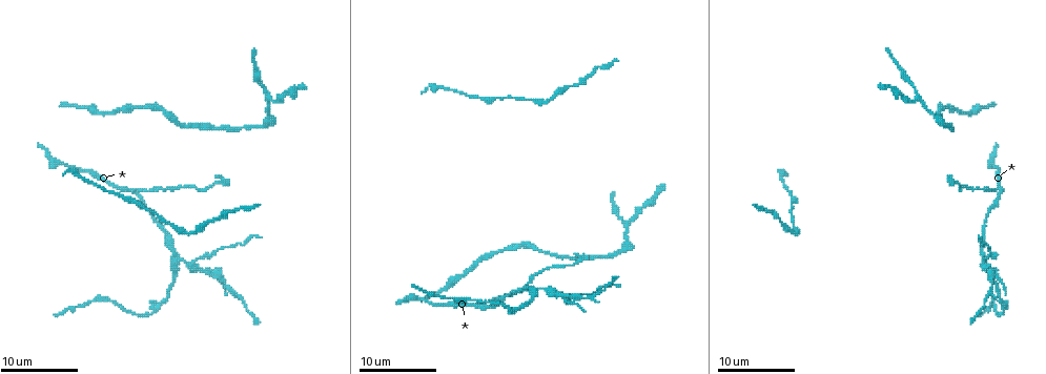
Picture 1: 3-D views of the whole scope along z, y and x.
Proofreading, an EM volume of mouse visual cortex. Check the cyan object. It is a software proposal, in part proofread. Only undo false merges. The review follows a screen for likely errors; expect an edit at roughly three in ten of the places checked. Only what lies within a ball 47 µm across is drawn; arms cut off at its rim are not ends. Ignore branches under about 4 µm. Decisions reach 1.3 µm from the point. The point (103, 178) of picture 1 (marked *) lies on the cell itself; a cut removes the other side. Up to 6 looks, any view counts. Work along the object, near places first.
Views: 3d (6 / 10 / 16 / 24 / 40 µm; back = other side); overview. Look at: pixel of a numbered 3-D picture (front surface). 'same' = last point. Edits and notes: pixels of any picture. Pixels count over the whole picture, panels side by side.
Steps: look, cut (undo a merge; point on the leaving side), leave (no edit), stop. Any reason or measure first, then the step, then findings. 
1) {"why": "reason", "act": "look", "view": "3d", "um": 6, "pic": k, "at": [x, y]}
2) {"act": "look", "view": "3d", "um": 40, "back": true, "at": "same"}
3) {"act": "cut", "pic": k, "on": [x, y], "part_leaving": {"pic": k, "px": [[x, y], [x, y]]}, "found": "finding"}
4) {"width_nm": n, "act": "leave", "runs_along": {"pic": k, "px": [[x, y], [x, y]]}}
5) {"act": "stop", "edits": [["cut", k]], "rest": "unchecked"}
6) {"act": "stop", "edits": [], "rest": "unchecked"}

{"why": "branch point", "act": "look", "view": "3d", "um": 6, "pic": 1, "at": [127, 190]}

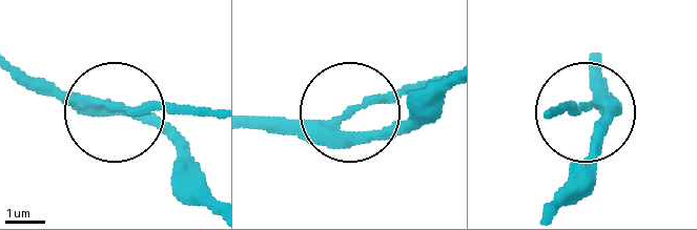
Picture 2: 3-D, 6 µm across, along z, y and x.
{"width_nm": 310, "act": "leave", "found": "all the same cell"}

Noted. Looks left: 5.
{"why": "four arms meet", "act": "look", "view": "3d", "um": 16, "pic": 1, "at": [553, 291]}

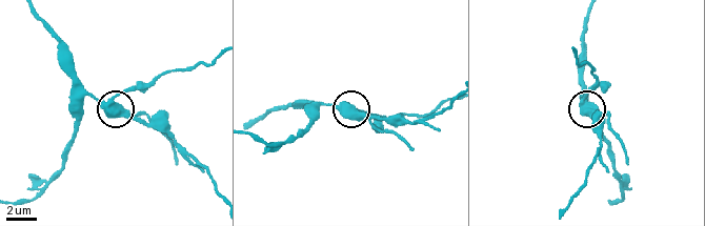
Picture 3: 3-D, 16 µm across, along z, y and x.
{"act": "look", "view": "3d", "um": 6, "pic": 3, "at": [115, 106]}

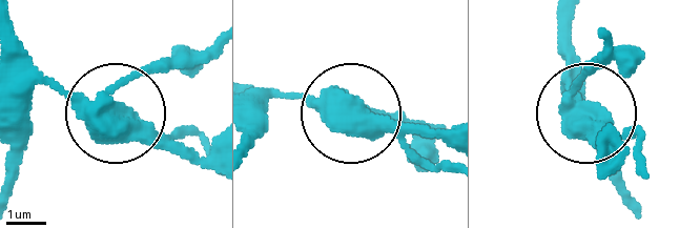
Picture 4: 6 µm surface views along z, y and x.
{"width_nm": 510, "act": "cut", "pic": 4, "on": [151, 62], "part_leaving": {"pic": 4, "px": [[107, 91], [214, 55]]}, "found": "two cells meet here"}

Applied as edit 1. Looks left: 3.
{"act": "look", "view": "overview"}

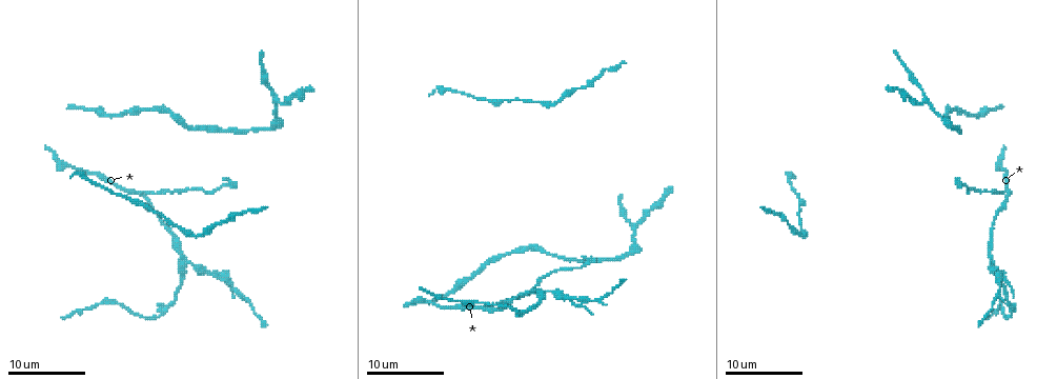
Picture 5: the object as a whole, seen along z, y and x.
{"why": "three arms meet", "act": "look", "view": "3d", "um": 16, "pic": 5, "at": [636, 226]}

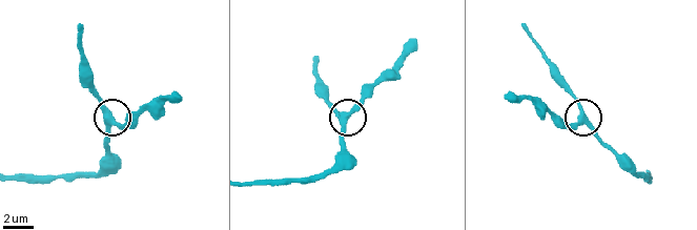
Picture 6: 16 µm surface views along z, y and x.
{"act": "look", "view": "3d", "um": 6, "pic": 6, "at": [114, 121]}

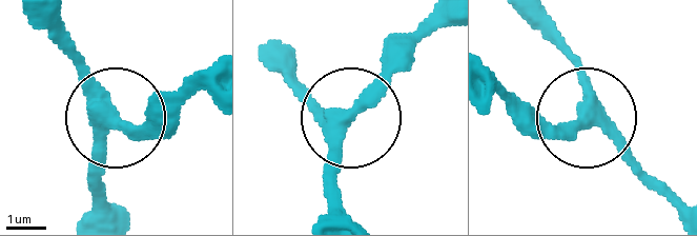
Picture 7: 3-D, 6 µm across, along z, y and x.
{"act": "leave", "runs_along": {"pic": 7, "px": [[322, 218], [335, 138], [409, 51]]}, "found": "all the same cell"}

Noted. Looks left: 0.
{"act": "stop", "edits": [["cut", 4]], "rest": "unchecked"}

